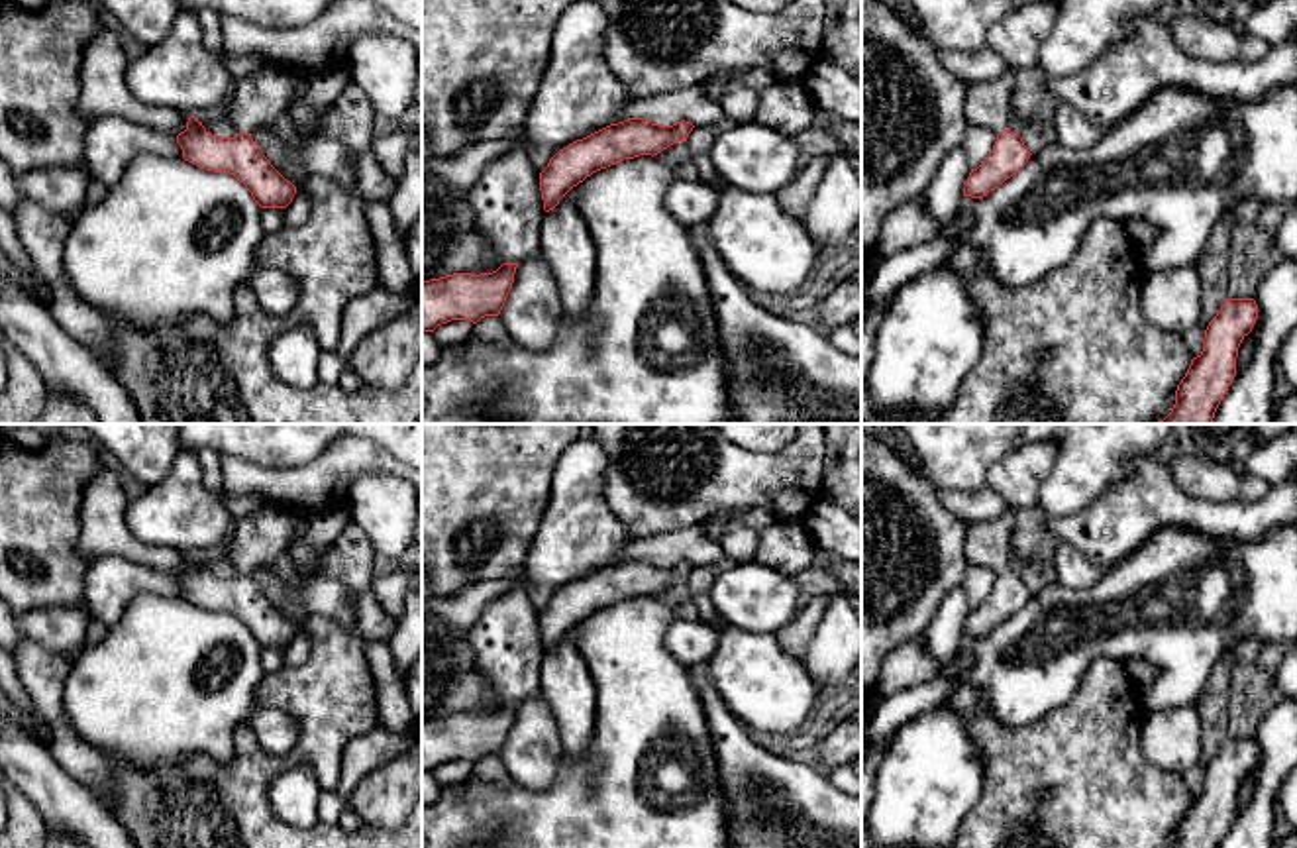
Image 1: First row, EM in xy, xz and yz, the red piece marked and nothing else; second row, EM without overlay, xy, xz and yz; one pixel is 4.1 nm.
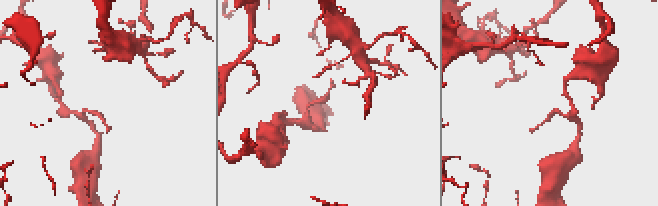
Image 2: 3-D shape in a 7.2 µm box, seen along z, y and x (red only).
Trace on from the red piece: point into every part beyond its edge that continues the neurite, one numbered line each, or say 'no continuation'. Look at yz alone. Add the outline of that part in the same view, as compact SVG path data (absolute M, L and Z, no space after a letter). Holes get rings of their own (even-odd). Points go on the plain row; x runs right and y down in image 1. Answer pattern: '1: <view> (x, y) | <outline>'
1: yz (987, 544) | M1009 508L995 520L969 522L965 530L965 559L969 565L997 573L1009 567L1016 510Z

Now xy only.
1: xy (259, 538) | M265 504L235 520L230 540L230 559L237 571L251 573L273 565L290 546L290 536L306 522L302 510Z

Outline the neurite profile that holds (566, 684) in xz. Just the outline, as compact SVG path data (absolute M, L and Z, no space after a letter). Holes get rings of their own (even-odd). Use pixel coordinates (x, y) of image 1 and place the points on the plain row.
M571 630L544 656L540 697L555 715L561 754L581 760L593 734L597 693Z

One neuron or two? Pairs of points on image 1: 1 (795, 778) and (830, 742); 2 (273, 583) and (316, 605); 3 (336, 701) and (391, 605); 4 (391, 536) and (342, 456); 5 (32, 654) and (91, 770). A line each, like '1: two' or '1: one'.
1: two
2: one
3: two
4: two
5: one

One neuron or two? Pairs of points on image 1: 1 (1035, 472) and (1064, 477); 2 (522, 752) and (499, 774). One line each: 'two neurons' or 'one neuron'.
1: two neurons
2: two neurons

